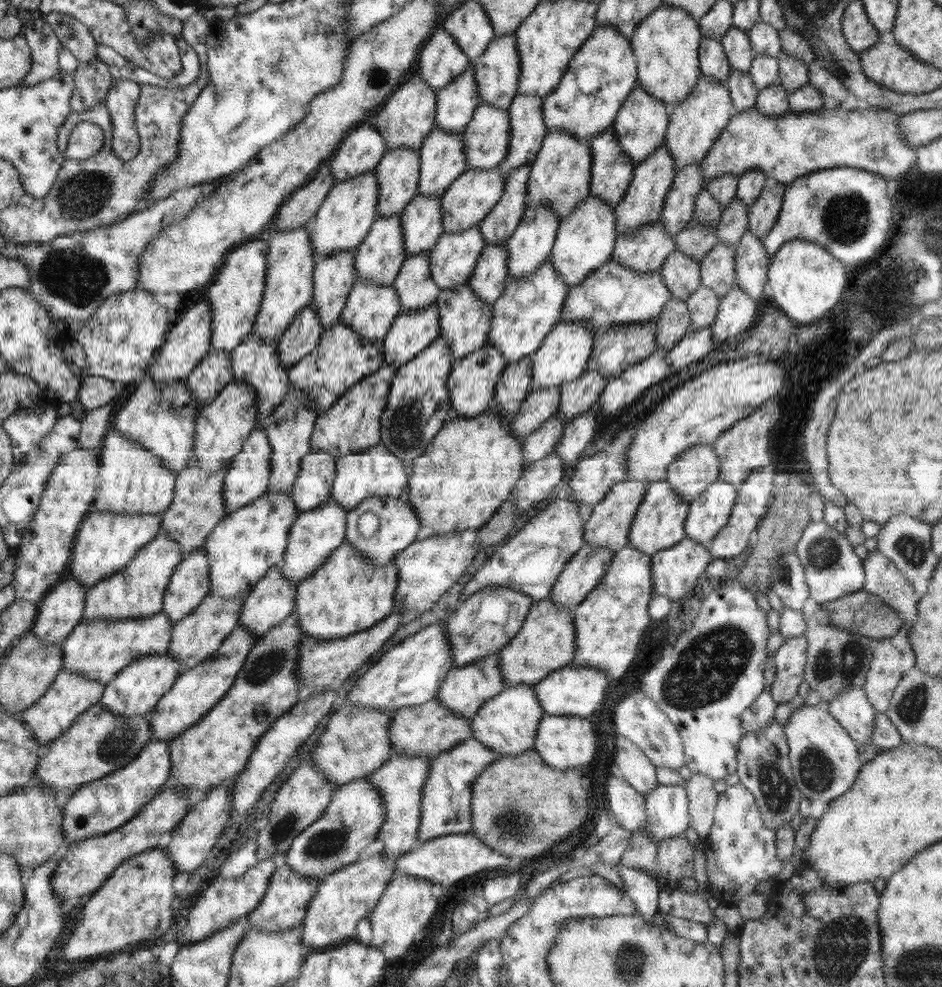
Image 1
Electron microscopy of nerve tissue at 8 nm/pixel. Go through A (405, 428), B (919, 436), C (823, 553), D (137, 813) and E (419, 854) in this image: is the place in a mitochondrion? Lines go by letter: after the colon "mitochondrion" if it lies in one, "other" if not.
A: mitochondrion
B: other
C: mitochondrion
D: other
E: other

